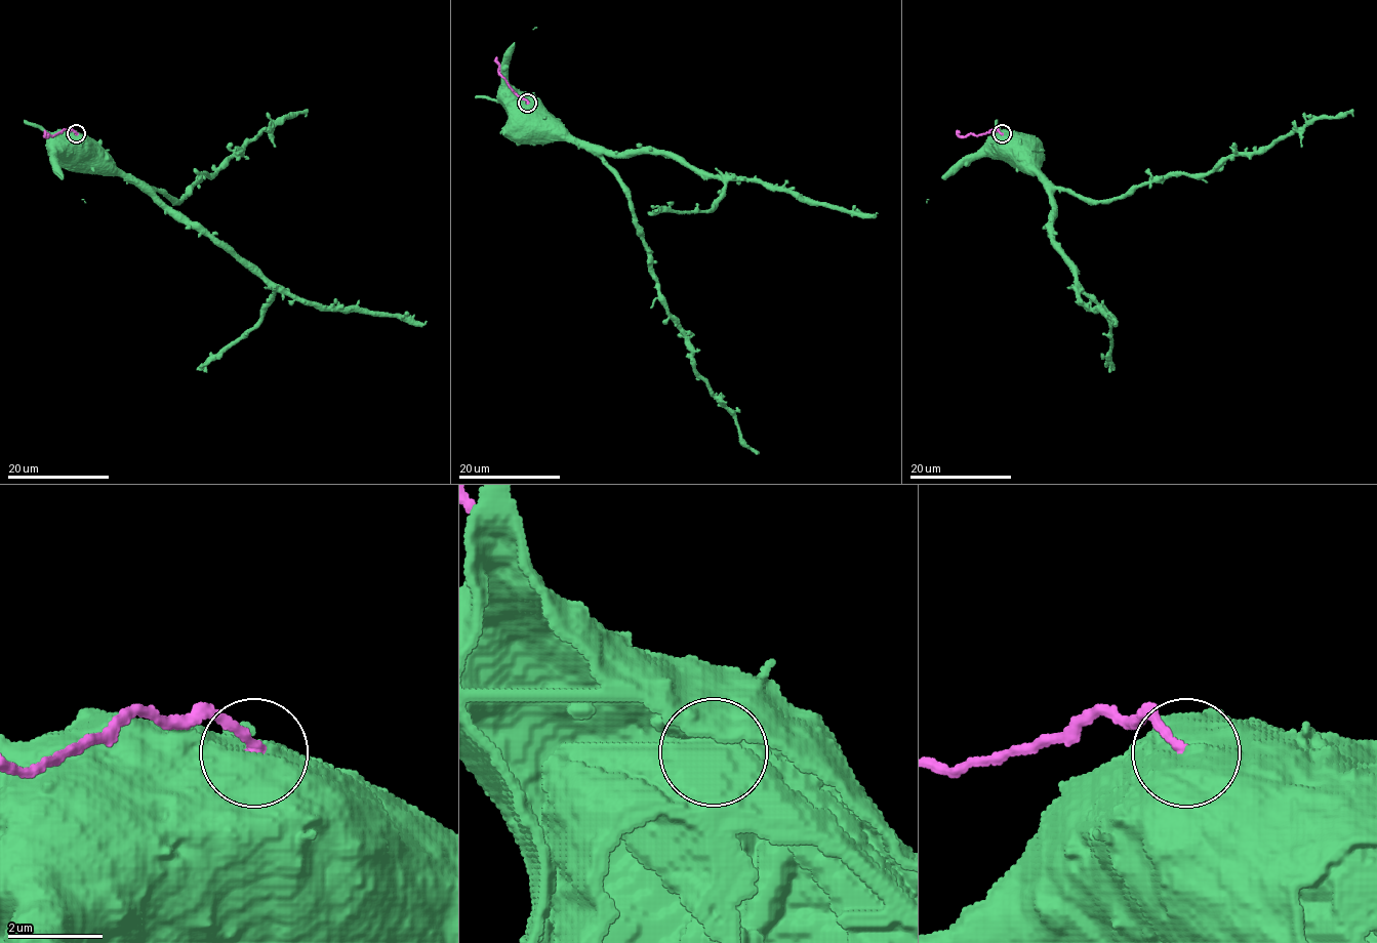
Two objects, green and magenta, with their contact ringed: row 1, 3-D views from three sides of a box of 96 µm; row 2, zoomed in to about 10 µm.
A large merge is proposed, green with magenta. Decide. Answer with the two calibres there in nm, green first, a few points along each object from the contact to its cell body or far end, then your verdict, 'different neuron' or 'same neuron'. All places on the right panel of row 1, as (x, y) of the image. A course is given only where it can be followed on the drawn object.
850 nm thick on the green side, 240 nm on the other; green runs (1001, 134), (1023, 139), (1028, 145); magenta runs (1001, 134), (990, 130), (961, 136), (959, 130); different neuron

